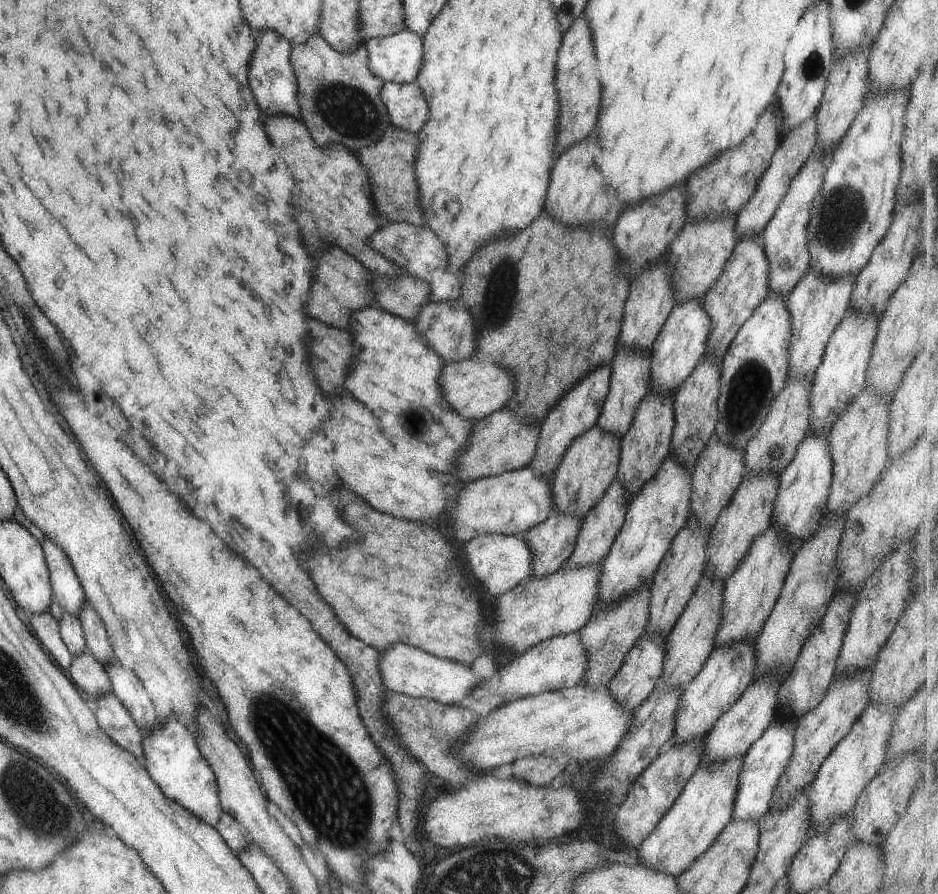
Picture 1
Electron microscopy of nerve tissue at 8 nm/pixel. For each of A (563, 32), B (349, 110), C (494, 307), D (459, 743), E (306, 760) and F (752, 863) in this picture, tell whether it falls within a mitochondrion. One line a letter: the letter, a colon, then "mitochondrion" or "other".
A: other
B: mitochondrion
C: mitochondrion
D: other
E: mitochondrion
F: other

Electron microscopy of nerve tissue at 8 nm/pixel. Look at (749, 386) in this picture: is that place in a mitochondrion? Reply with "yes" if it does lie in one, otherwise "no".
yes

